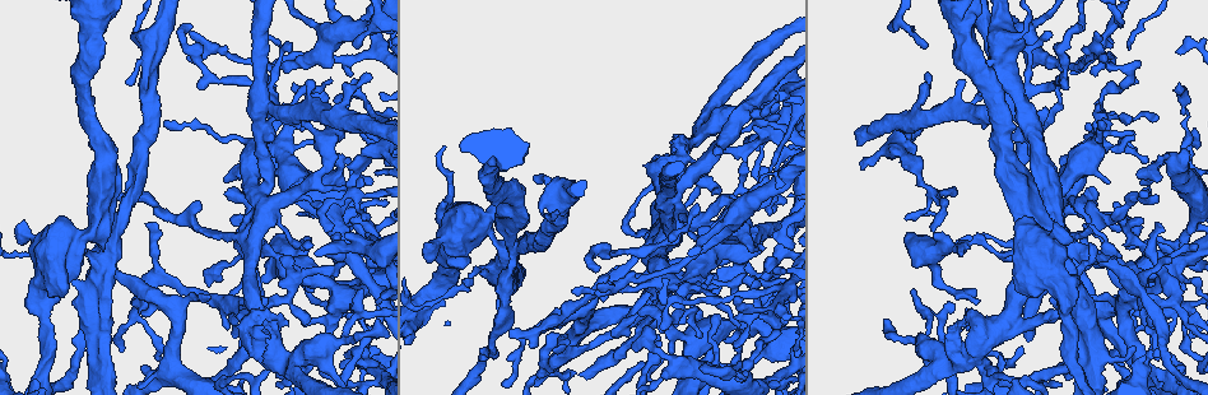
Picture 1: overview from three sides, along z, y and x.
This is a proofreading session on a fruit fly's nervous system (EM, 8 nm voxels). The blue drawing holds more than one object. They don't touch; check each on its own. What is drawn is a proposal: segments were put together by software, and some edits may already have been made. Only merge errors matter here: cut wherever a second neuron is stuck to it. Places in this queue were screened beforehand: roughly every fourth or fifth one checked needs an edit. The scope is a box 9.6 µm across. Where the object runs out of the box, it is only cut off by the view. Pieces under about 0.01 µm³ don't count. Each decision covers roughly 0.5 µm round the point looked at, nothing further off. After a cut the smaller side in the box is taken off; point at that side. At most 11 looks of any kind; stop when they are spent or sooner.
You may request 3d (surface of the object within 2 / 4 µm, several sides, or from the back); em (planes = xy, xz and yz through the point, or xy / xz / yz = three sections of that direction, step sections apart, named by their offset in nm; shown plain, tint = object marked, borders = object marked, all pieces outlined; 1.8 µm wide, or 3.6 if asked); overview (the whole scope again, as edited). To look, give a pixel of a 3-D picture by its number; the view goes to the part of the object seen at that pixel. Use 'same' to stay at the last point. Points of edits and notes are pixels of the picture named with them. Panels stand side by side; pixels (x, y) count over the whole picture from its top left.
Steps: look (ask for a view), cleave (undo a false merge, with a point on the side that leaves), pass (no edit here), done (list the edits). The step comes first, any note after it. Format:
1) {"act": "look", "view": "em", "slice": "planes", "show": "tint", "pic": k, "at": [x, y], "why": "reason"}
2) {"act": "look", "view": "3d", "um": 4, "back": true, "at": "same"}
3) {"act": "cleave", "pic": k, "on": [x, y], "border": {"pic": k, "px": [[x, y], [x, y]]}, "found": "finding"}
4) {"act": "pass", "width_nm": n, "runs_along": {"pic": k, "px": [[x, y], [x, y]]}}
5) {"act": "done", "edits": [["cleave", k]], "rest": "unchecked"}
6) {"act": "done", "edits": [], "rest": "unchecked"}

{"act": "look", "view": "em", "um": 3.6, "slice": "planes", "show": "borders", "pic": 1, "at": [282, 153], "why": "sharp bend"}

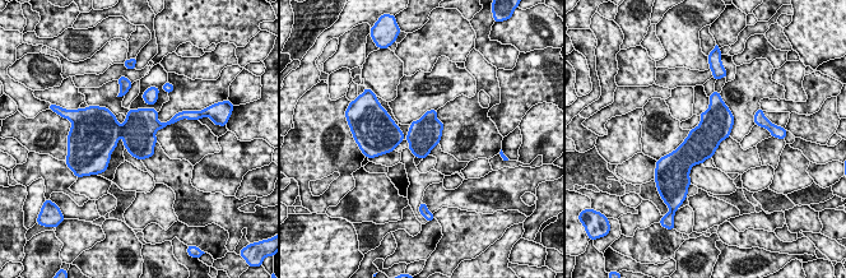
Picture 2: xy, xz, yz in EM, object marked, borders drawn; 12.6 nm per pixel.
{"act": "pass", "found": "all the same neuron"}

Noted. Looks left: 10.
{"act": "look", "view": "em", "slice": "xz", "step": 4, "show": "tint", "pic": 1, "at": [676, 199], "why": "four or more arms meet"}

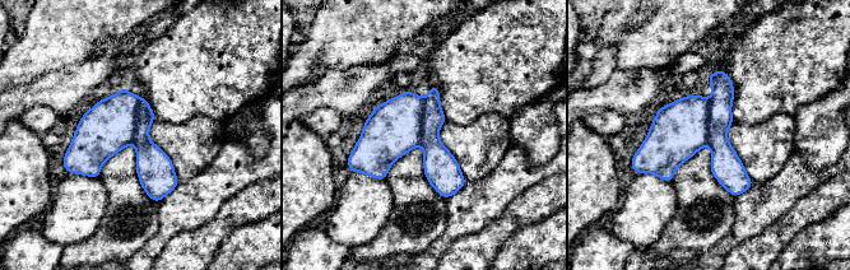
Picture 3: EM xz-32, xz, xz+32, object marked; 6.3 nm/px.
{"act": "look", "view": "em", "slice": "planes", "show": "tint", "at": "same"}

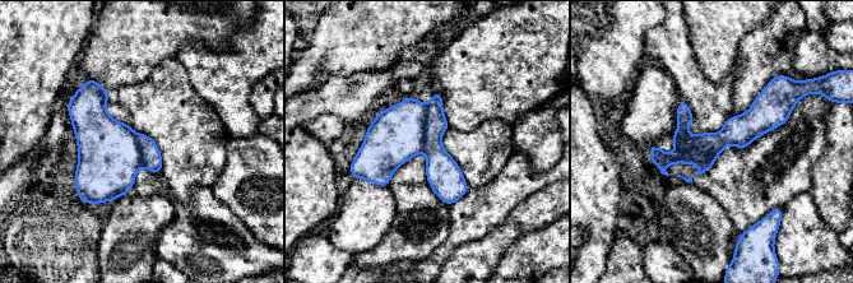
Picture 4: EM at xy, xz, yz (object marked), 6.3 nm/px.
{"act": "cleave", "pic": 4, "on": [397, 134], "width_nm": 200, "border": {"pic": 4, "px": [[427, 105], [425, 140], [421, 151]]}, "found": "a second neuron is stuck on"}

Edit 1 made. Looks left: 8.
{"act": "look", "view": "em", "um": 3.6, "slice": "planes", "show": "plain", "pic": 1, "at": [373, 139], "why": "thick turns thin"}

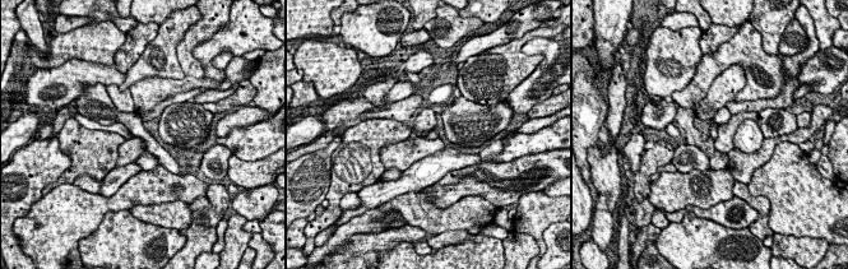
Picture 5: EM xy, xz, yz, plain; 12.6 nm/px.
{"act": "look", "view": "em", "um": 3.6, "slice": "planes", "show": "tint", "at": "same", "why": "where the object lies"}

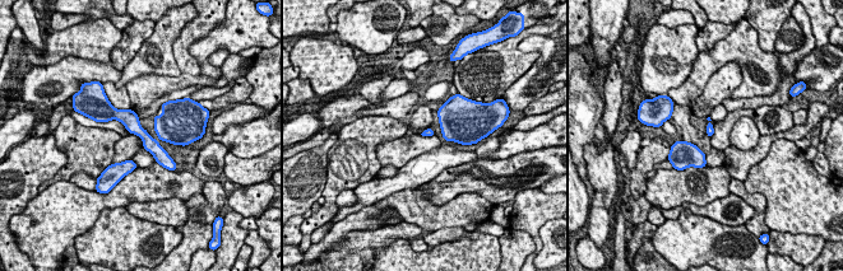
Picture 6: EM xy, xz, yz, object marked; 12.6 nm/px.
{"act": "pass", "width_nm": 100, "found": "continuous, no second neuron"}

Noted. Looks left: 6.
{"act": "look", "view": "3d", "um": 2, "pic": 1, "at": [291, 360], "why": "arms part here"}

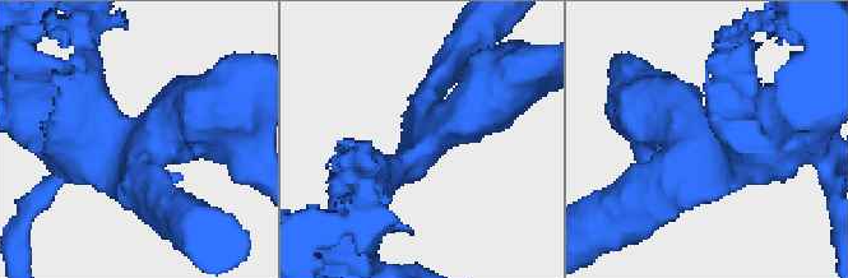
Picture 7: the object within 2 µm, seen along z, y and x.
{"act": "look", "view": "em", "slice": "xz", "step": 16, "show": "tint", "pic": 7, "at": [702, 148], "arms": 3, "arm_widths_nm": [200, 340, 440]}

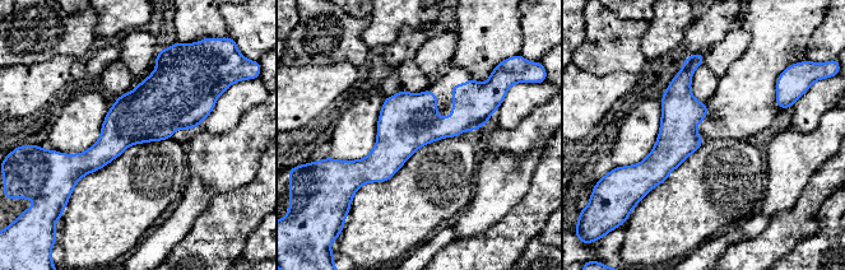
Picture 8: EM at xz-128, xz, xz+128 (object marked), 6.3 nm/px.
{"act": "pass", "runs_along": {"pic": 8, "px": [[491, 107], [349, 163]]}, "found": "continuous, no second neuron"}

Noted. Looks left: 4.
{"act": "look", "view": "em", "slice": "planes", "show": "borders", "pic": 1, "at": [104, 252], "why": "sharp bend"}

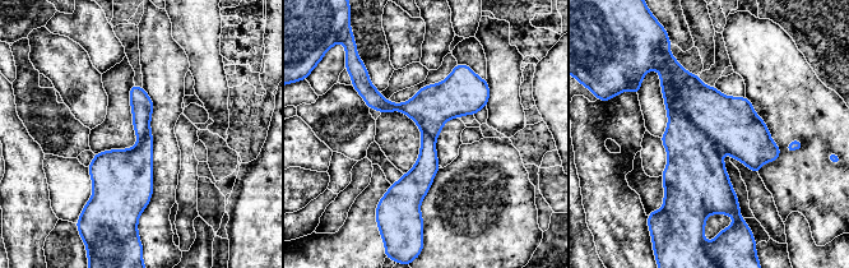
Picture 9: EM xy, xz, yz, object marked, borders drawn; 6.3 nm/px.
{"act": "cleave", "pic": 9, "on": [692, 155], "border": {"pic": 9, "px": [[666, 86], [719, 151]]}, "found": "two neurons meet here"}

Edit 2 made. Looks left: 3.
{"act": "done", "edits": [["cleave", 4], ["cleave", 9]], "rest": "unchecked"}

